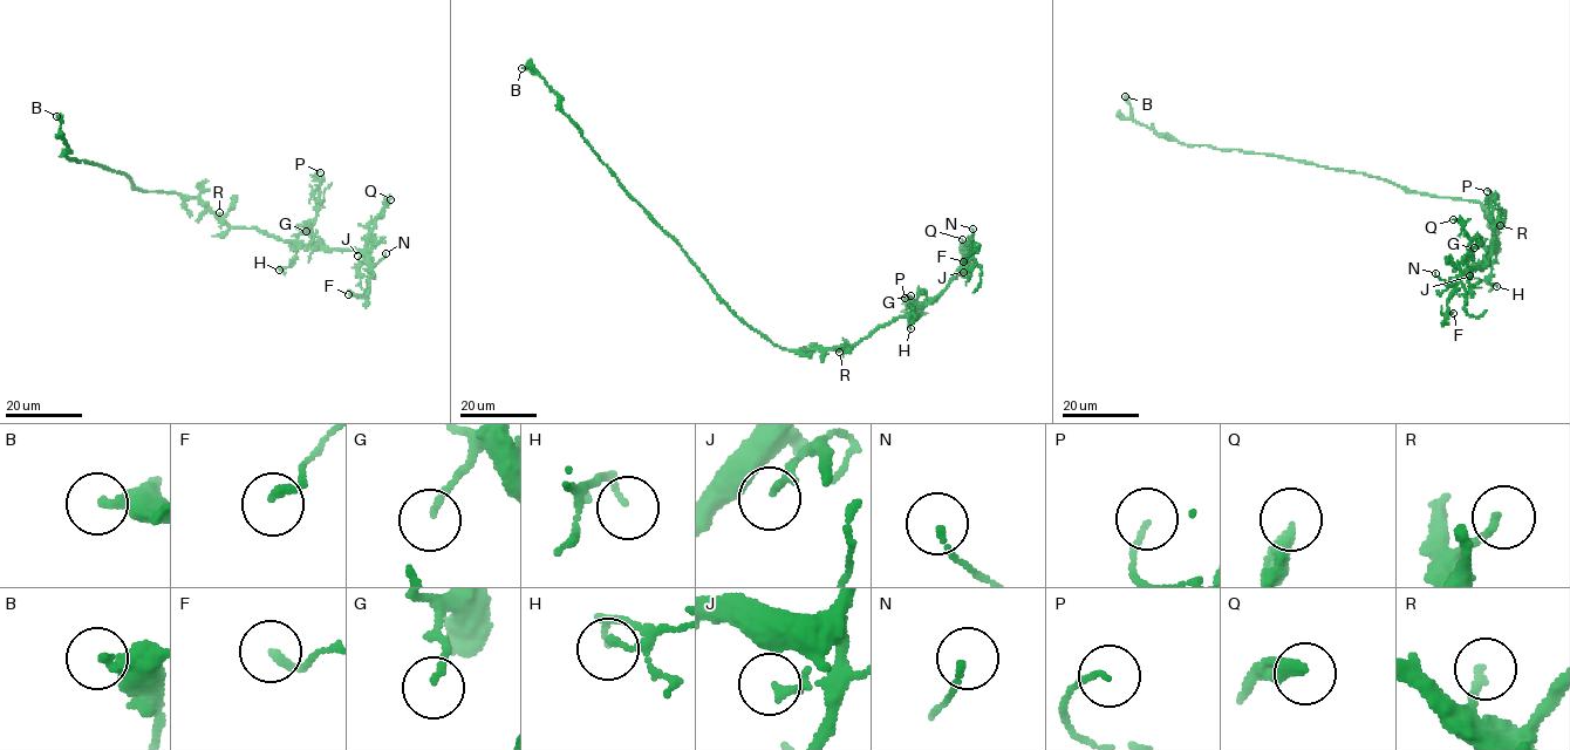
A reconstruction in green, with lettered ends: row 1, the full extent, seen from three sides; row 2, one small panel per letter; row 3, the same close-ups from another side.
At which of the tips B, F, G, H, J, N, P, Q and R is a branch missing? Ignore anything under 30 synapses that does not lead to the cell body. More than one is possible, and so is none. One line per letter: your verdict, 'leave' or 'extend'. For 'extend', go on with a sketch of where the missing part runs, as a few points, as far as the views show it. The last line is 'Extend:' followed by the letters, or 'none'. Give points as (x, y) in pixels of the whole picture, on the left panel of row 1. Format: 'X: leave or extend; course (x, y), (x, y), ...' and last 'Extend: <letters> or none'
B: leave
F: leave
G: leave
H: leave
J: leave
N: leave
P: leave
Q: leave
R: leave
Extend: none

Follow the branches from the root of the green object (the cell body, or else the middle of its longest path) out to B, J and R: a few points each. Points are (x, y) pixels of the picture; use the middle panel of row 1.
B: (739, 318), (682, 247), (627, 192), (573, 121), (561, 110), (560, 95), (538, 74), (521, 68)
J: (739, 318), (773, 345), (786, 349), (845, 348), (930, 304), (964, 266), (963, 272)
R: (739, 318), (783, 348), (837, 348), (839, 352)

